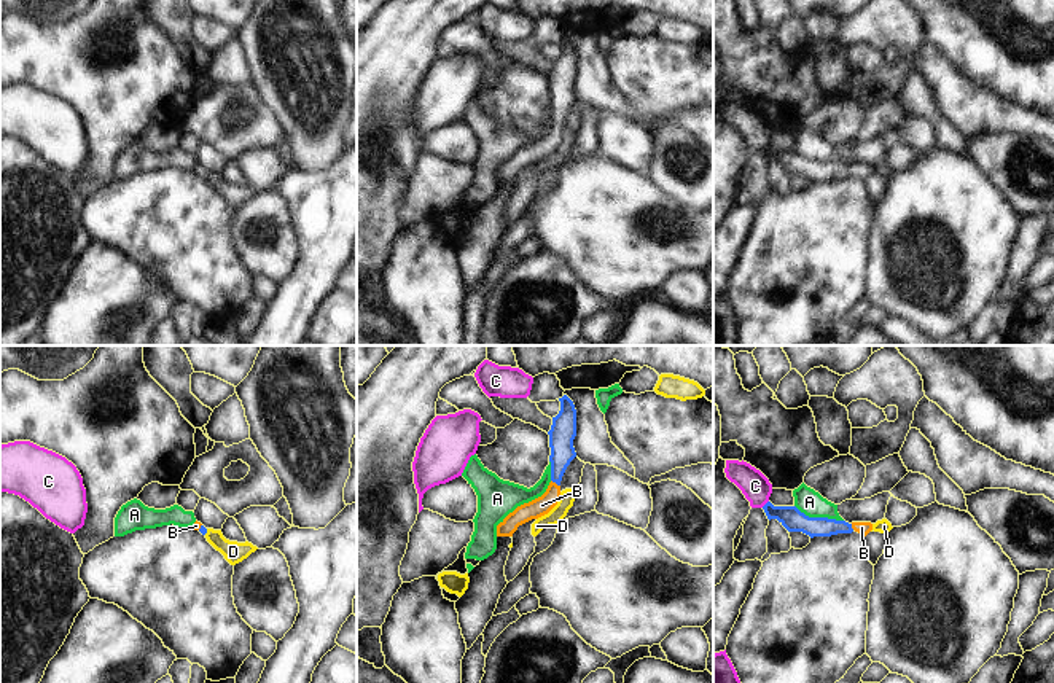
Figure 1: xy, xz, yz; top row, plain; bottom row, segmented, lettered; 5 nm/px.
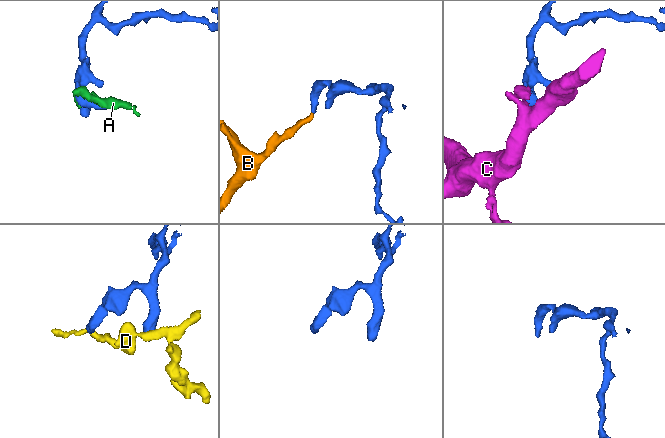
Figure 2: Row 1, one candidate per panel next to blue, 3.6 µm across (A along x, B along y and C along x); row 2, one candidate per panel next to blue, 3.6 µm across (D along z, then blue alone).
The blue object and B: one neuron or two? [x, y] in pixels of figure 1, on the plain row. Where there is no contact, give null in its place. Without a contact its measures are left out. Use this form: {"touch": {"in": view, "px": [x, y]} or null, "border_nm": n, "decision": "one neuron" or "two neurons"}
{"touch": {"in": "xz", "px": [556, 126]}, "border_nm": 60, "decision": "one neuron"}

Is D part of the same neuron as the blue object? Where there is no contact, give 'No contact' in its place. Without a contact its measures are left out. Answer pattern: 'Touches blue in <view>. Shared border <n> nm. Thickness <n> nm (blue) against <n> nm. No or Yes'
Touches blue in xy. Shared border 40 nm. Thickness 40 nm (blue) against 110 nm. No

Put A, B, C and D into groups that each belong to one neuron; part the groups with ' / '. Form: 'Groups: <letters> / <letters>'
Groups: A / B / C / D

